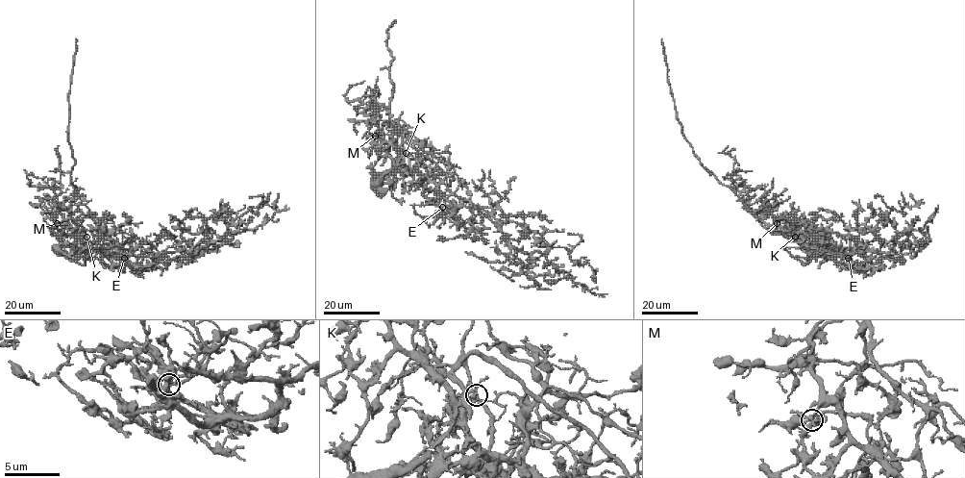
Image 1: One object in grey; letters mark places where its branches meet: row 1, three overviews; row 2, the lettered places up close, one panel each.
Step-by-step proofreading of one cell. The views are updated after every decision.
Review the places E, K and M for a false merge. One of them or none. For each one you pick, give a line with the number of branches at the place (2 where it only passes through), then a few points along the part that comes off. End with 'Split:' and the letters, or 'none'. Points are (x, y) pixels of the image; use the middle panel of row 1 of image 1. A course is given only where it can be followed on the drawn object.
K: 3 | (406, 153), (405, 134), (390, 120), (389, 109), (394, 85), (386, 30), (394, 19)
Split: K

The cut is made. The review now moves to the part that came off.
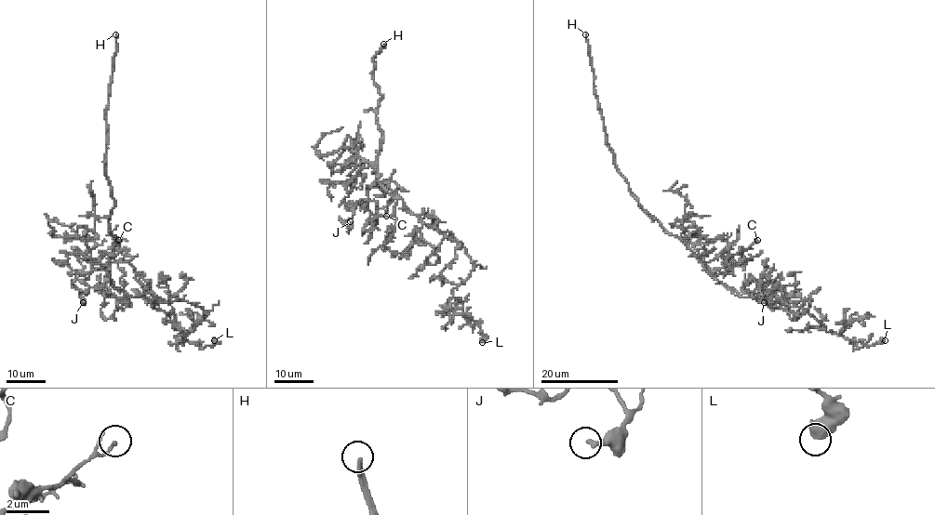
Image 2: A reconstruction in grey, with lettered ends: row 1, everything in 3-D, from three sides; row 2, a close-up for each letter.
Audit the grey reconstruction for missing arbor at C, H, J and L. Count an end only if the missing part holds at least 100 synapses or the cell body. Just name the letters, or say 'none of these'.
H

